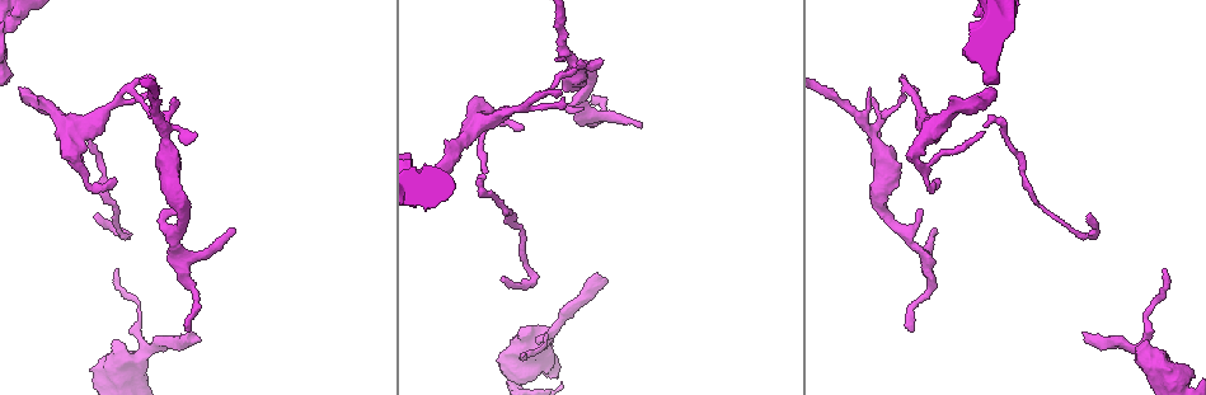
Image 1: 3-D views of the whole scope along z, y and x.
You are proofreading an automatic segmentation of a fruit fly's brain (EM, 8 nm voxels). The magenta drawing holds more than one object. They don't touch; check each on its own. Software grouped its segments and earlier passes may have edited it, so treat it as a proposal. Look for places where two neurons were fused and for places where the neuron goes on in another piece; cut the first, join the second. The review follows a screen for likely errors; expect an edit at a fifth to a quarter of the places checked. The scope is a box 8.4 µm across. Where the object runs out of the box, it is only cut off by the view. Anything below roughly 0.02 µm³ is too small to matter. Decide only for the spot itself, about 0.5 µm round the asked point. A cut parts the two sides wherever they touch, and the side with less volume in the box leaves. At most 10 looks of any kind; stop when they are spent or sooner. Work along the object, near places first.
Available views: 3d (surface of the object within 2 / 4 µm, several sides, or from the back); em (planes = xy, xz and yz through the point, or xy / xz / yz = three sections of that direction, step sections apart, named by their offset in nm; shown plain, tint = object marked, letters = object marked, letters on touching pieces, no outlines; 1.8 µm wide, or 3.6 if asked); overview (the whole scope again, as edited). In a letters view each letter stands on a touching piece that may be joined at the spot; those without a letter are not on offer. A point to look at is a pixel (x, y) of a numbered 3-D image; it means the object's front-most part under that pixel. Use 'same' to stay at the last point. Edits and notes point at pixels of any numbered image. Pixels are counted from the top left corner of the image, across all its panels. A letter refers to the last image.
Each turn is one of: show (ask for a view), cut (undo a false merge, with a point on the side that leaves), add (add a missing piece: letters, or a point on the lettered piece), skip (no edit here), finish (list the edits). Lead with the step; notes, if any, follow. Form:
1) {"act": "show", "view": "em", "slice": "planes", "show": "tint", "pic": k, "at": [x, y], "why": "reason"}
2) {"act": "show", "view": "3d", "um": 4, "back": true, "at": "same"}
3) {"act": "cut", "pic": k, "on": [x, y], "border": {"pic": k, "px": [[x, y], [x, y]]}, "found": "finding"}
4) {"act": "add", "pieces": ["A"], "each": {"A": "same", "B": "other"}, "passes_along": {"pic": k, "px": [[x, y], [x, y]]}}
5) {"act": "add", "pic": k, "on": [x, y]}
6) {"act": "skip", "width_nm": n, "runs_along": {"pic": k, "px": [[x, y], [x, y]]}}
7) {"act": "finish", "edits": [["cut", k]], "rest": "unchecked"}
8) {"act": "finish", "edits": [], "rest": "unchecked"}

{"act": "show", "view": "em", "slice": "xy", "step": 4, "show": "plain", "pic": 1, "at": [117, 272], "why": "tapers out"}

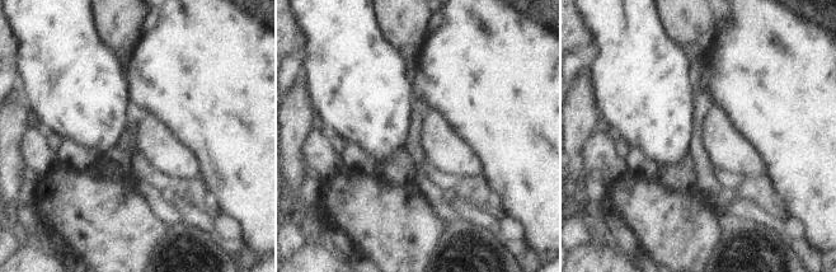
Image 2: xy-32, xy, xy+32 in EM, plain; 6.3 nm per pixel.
{"act": "show", "view": "em", "slice": "xy", "step": 4, "show": "letters", "at": "same"}

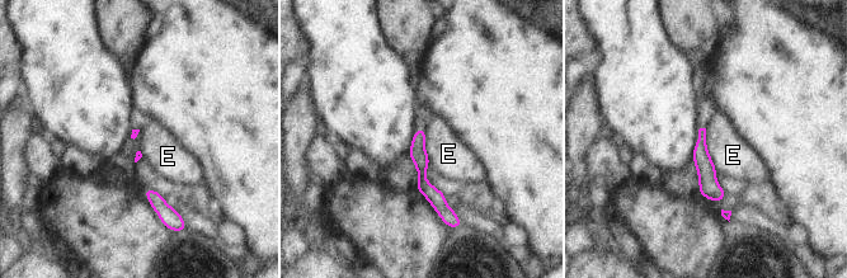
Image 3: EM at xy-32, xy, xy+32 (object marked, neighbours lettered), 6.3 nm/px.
{"act": "skip", "longest_contact_nm": ["E", 280], "each": {"E": "other"}, "found": "none of them fits"}

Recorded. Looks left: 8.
{"act": "show", "view": "em", "slice": "xz", "step": 16, "show": "letters", "pic": 1, "at": [639, 127], "why": "branch stops here"}

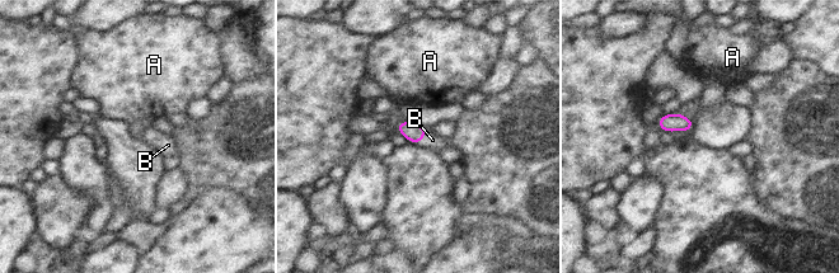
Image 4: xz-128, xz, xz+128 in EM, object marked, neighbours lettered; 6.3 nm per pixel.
{"act": "show", "view": "em", "slice": "planes", "show": "letters", "at": "same"}

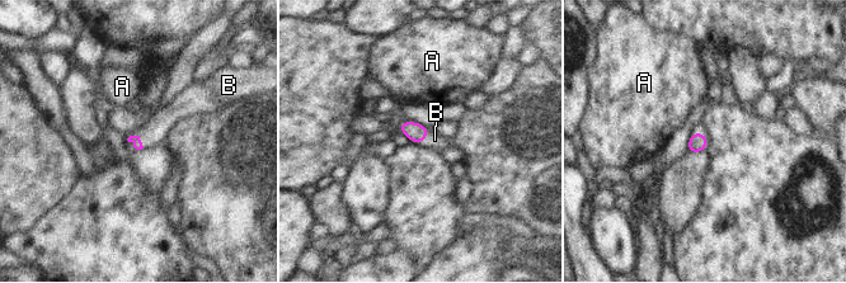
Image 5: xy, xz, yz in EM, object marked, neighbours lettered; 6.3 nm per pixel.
{"act": "add", "pieces": ["B"], "each": {"A": "other", "B": "same"}, "found": "the neuron continues"}

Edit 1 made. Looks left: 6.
{"act": "show", "view": "em", "slice": "planes", "show": "letters", "pic": 1, "at": [1082, 332], "why": "an open end"}

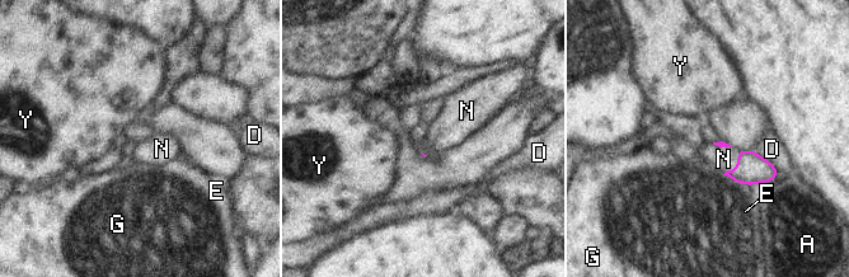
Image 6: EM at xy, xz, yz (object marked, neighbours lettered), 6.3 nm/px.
{"act": "add", "pieces": ["N"], "each": {"A": "other", "D": "other", "E": "other", "G": "other", "N": "same", "Y": "other"}, "passes_along": {"pic": 6, "px": [[751, 168], [737, 165], [723, 159]]}, "found": "it goes on there"}

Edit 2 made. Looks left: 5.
{"act": "show", "view": "3d", "um": 2, "pic": 1, "at": [164, 128], "why": "sharp bend"}

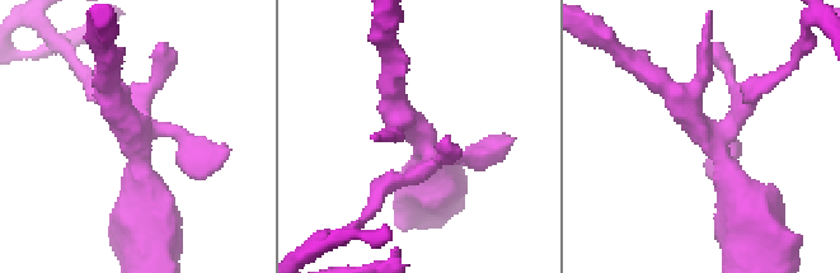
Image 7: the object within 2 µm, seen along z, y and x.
{"act": "show", "view": "em", "slice": "yz", "step": 8, "show": "tint", "pic": 7, "at": [719, 138], "why": "need the tissue"}

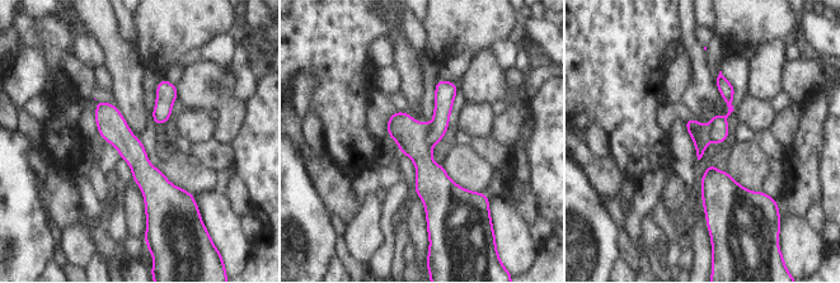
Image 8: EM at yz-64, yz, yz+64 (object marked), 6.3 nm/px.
{"act": "show", "view": "em", "slice": "planes", "show": "letters", "at": "same", "why": "cut it another way"}

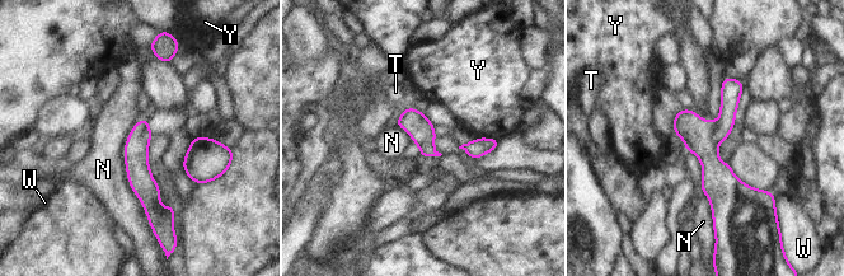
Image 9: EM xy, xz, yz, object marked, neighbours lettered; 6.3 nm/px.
{"act": "cut", "pic": 9, "on": [695, 132], "each": {"N": "other", "T": "other", "W": "other", "Y": "other"}, "part_leaving": {"pic": 9, "px": [[684, 112], [722, 187], [722, 214]]}, "found": "a second neuron is stuck on"}

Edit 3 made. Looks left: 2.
{"act": "finish", "edits": [["add", 5], ["add", 6], ["cut", 9]], "rest": "unchecked"}

